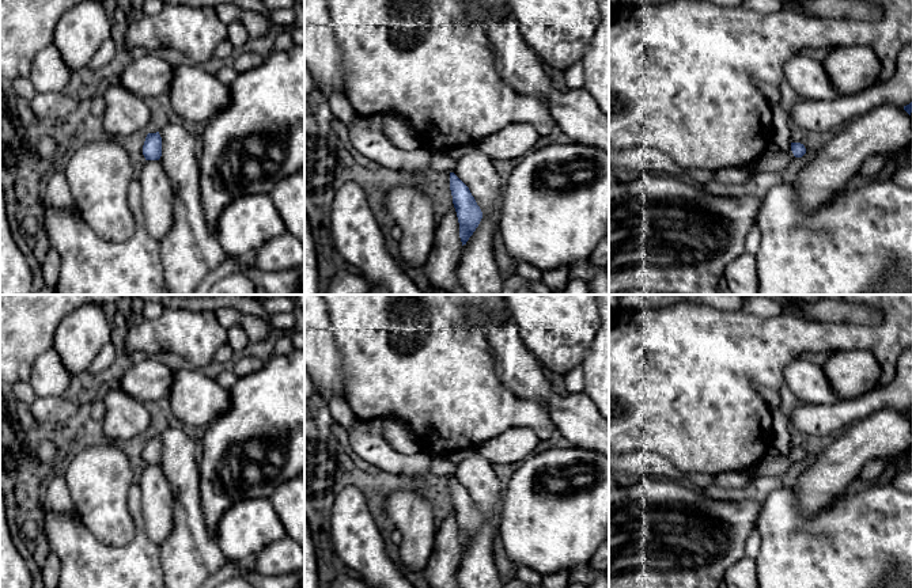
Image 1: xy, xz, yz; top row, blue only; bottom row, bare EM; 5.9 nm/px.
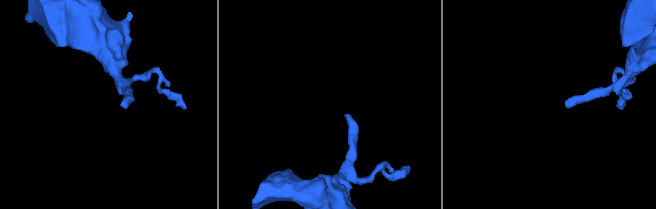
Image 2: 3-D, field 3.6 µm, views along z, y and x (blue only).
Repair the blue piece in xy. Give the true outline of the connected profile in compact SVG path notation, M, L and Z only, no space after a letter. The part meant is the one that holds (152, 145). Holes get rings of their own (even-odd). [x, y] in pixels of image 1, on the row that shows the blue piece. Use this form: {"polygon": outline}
{"polygon": "M159 132L148 133L143 145L145 160L159 160L162 156L162 137Z"}

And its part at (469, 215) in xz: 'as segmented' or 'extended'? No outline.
as segmented

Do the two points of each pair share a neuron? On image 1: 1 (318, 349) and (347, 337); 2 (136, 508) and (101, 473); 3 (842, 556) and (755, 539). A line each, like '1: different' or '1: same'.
1: different
2: different
3: different

